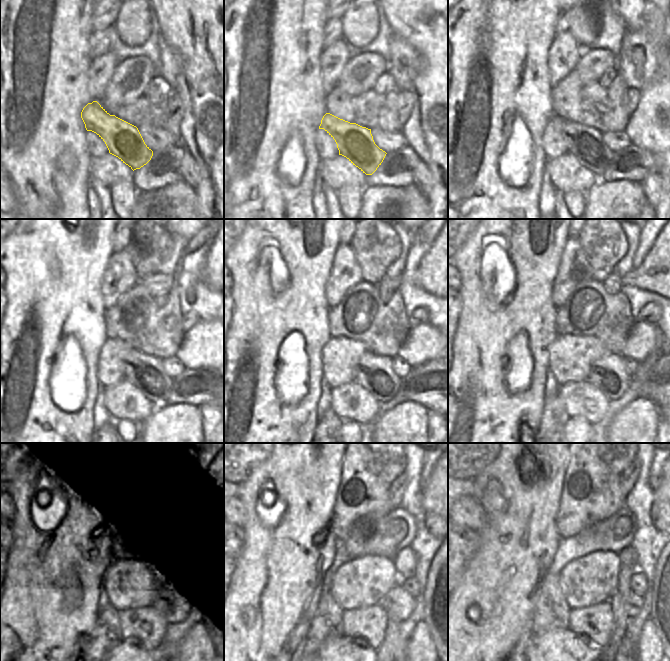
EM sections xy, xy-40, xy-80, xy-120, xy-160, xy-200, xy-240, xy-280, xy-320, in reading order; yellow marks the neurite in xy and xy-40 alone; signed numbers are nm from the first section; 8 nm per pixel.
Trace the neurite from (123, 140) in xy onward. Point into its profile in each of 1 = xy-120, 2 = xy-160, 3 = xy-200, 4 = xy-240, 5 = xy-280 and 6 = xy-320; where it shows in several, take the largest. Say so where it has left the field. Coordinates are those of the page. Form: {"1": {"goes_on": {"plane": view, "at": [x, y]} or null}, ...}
{"1": {"goes_on": {"plane": "xy-120", "at": [146, 372]}}, "2": {"goes_on": {"plane": "xy-160", "at": [375, 373]}}, "3": {"goes_on": {"plane": "xy-200", "at": [608, 374]}}, "4": {"goes_on": {"plane": "xy-240", "at": [169, 601]}}, "5": {"goes_on": {"plane": "xy-280", "at": [399, 605]}}, "6": {"goes_on": {"plane": "xy-320", "at": [633, 603]}}}

